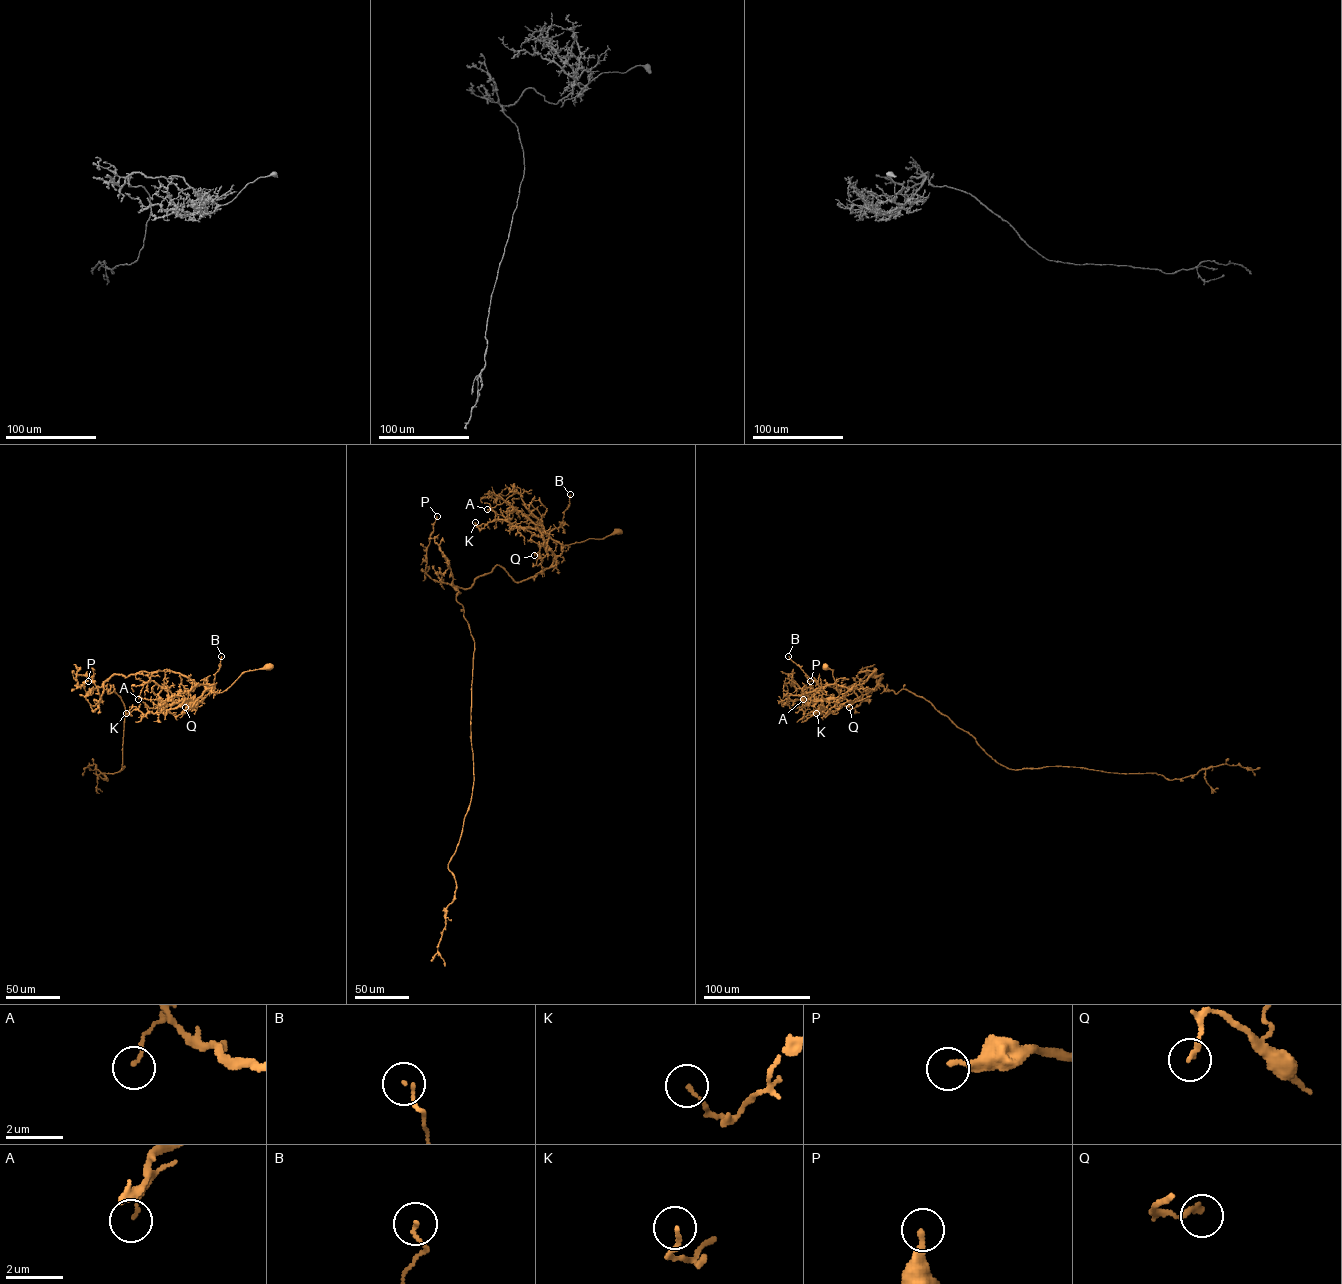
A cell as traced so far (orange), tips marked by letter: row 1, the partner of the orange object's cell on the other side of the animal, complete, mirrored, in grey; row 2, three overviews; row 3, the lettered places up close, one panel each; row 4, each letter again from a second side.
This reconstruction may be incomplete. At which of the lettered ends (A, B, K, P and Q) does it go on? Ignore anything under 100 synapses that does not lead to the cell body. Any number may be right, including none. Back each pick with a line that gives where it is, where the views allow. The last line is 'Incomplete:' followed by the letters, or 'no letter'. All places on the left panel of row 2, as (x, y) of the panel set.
Incomplete: no letter

